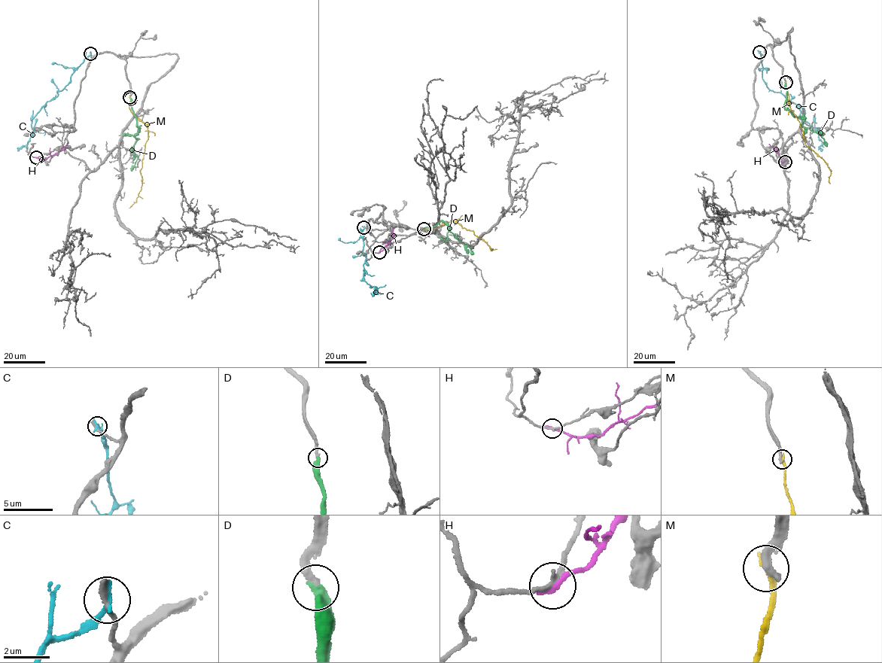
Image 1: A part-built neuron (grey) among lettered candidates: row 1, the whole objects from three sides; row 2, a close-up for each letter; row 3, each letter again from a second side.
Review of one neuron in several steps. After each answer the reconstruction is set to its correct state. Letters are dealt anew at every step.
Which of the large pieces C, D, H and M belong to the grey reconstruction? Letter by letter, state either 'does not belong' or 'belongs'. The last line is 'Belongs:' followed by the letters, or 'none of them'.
C: does not belong
D: belongs
H: does not belong
M: does not belong
Belongs: D

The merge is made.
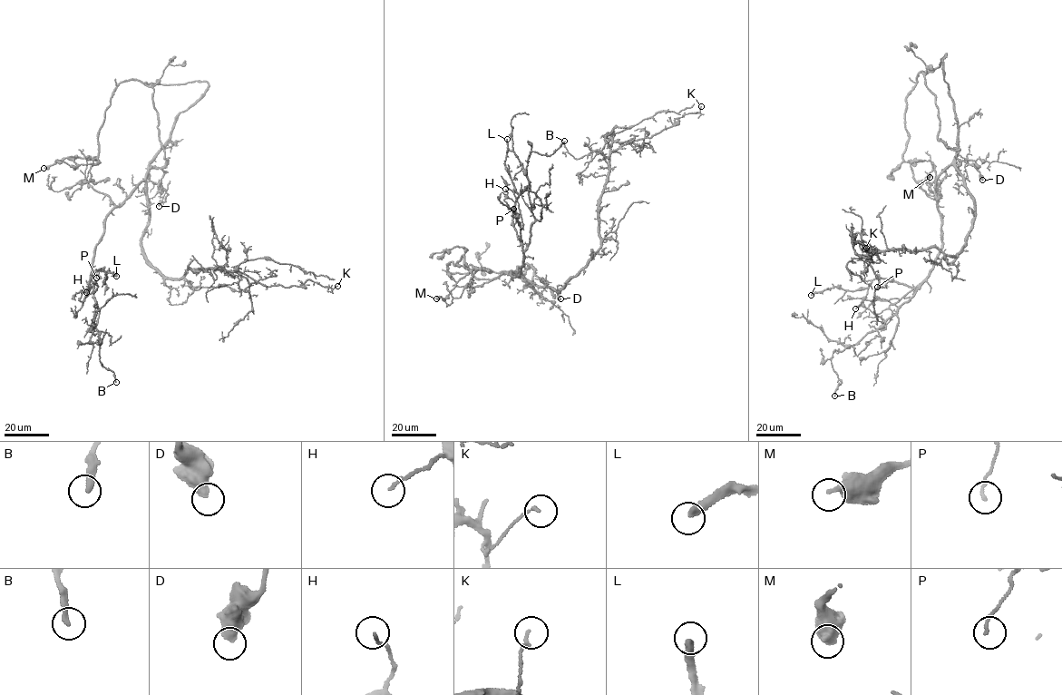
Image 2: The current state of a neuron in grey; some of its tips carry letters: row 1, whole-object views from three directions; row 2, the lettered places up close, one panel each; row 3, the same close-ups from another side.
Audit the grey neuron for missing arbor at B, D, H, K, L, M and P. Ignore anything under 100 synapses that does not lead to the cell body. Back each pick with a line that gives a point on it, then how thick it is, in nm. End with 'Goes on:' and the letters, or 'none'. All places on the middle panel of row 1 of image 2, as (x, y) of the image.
L: Place: (507, 139). Thickness 360 nm
Goes on: L

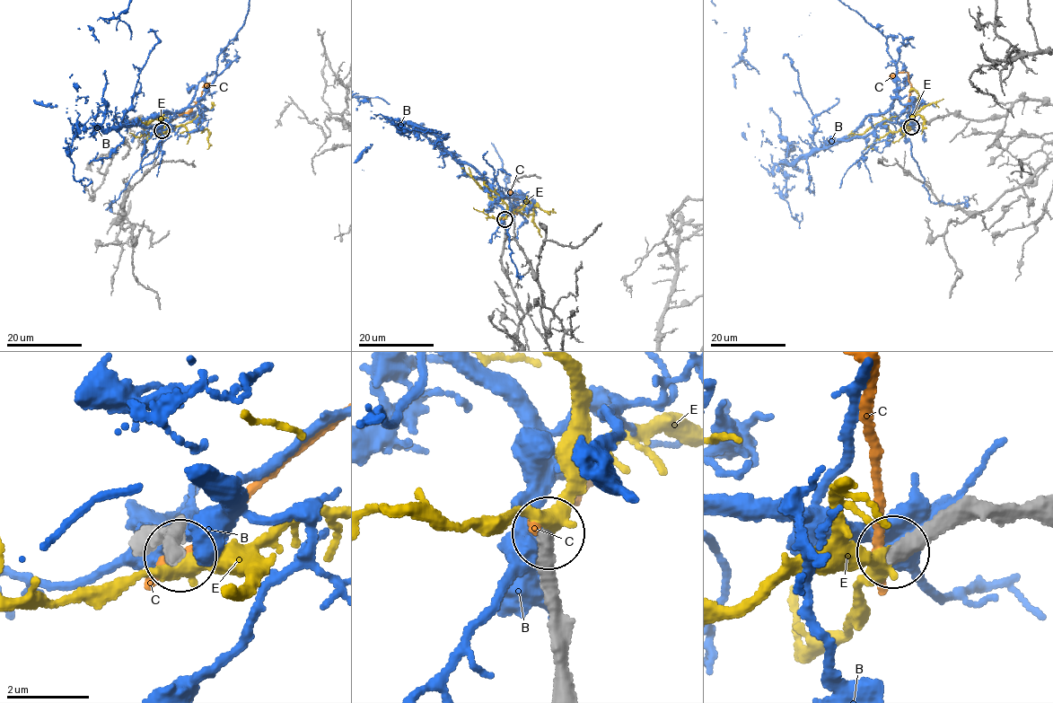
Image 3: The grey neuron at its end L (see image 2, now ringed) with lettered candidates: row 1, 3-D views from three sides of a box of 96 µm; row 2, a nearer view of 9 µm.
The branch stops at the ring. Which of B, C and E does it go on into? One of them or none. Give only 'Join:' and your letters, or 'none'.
Join: E

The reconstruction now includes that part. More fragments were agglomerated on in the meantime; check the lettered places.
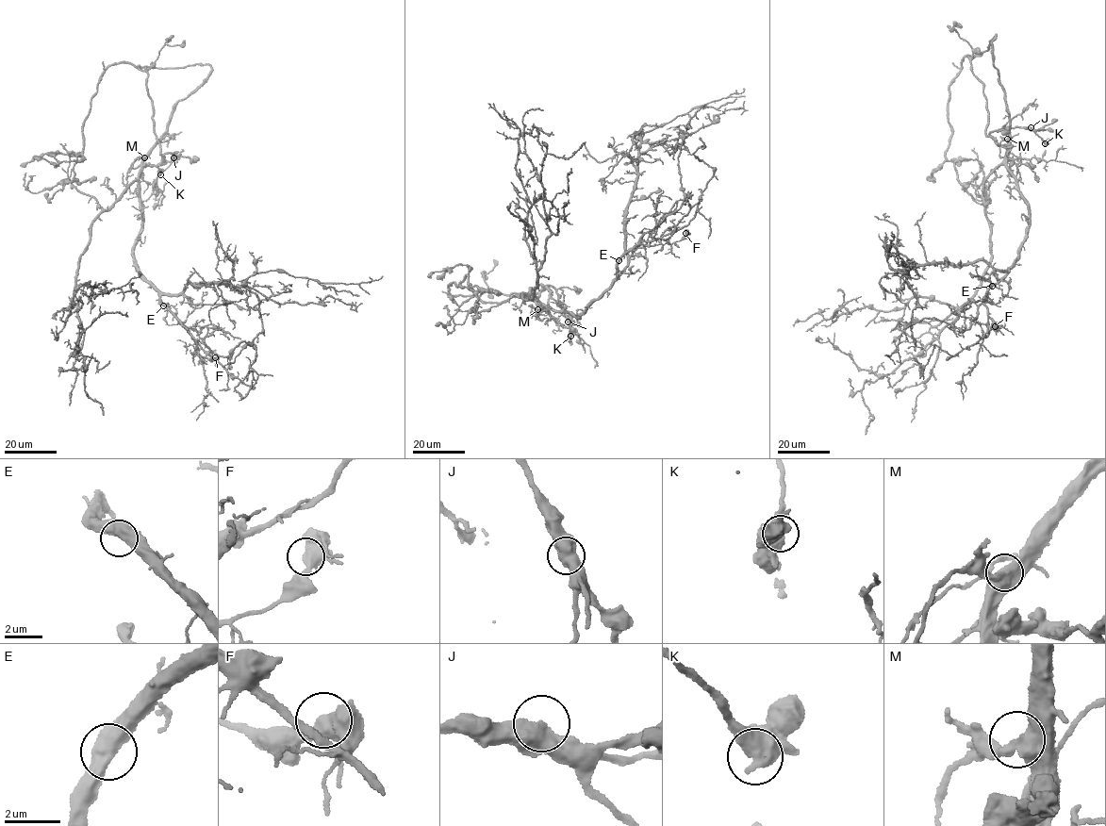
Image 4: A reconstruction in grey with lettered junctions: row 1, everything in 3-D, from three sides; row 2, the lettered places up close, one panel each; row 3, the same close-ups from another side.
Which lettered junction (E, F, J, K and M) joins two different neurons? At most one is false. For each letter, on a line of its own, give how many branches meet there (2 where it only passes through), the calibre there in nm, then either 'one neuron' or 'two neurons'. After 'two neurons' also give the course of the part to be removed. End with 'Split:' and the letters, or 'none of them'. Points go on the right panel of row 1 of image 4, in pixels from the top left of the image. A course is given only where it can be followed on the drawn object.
E: branches 2; calibre 550 nm; one neuron
F: branches 2; calibre 550 nm; one neuron
J: branches 2; calibre 550 nm; one neuron
K: branches 2; calibre 600 nm; one neuron
M: branches 2; calibre 550 nm; two neurons; course (1007, 139), (999, 144), (1001, 156), (1005, 156), (1009, 141), (1018, 133)
Split: M

